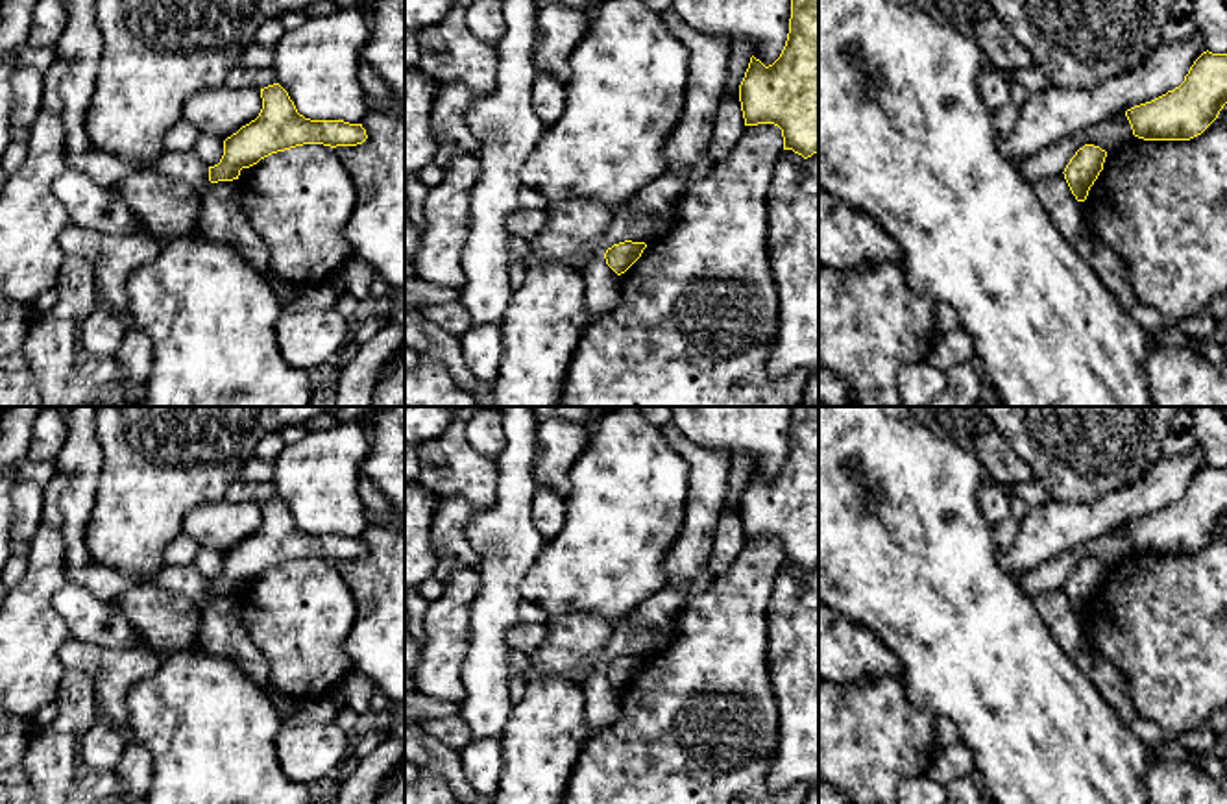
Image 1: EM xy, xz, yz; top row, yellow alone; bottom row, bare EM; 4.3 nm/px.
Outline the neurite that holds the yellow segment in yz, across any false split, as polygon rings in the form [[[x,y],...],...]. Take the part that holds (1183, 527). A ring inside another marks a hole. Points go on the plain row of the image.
[[[1203,466],[1184,495],[1166,508],[1125,525],[1133,549],[1144,554],[1190,554],[1227,518],[1227,468]]]

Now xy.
[[[279,497],[261,503],[261,512],[259,530],[224,554],[220,577],[209,580],[211,597],[238,593],[242,582],[296,560],[357,560],[368,553],[362,538],[305,532]]]

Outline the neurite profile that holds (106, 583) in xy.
[[[91,564],[83,567],[67,566],[67,577],[68,580],[78,582],[105,603],[139,584],[135,577],[102,564]]]

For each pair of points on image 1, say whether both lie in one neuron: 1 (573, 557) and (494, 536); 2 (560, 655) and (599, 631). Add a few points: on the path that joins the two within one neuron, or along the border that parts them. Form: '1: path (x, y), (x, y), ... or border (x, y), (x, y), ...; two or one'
1: border (546, 542), (520, 586); two
2: path (570, 647), (590, 634); one

